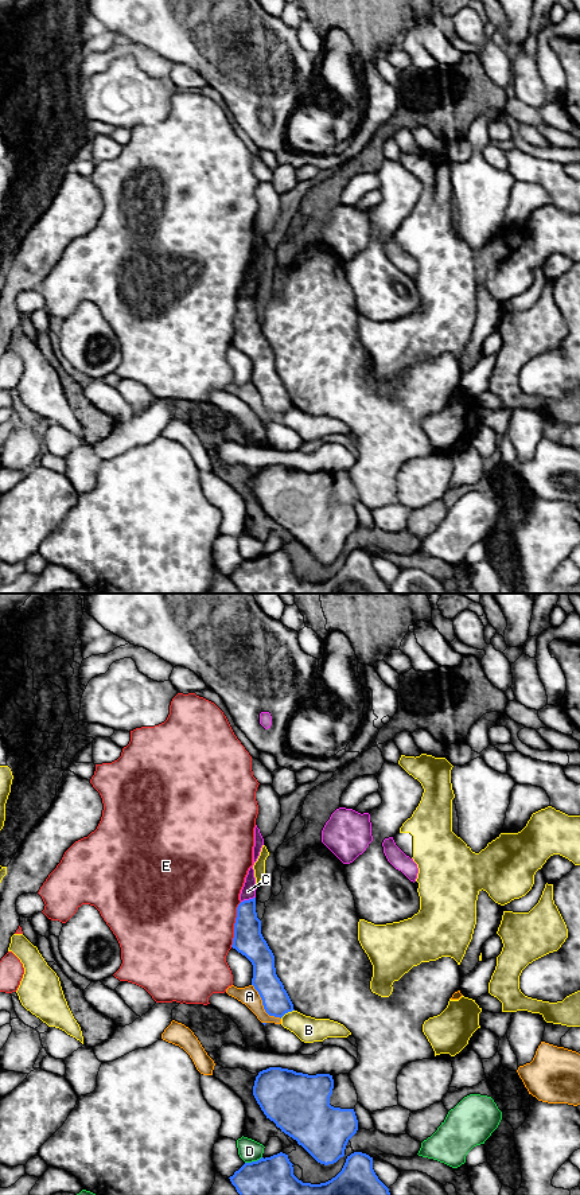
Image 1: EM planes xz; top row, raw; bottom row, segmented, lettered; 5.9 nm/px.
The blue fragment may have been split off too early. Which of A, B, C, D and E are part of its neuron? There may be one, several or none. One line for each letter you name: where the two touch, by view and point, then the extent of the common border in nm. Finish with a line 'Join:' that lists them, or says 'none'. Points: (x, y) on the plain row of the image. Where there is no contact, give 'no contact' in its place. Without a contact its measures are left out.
Join: none

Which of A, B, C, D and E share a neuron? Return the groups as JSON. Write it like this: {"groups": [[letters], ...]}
{"groups": [["A"], ["B"], ["C"], ["D"], ["E"]]}

